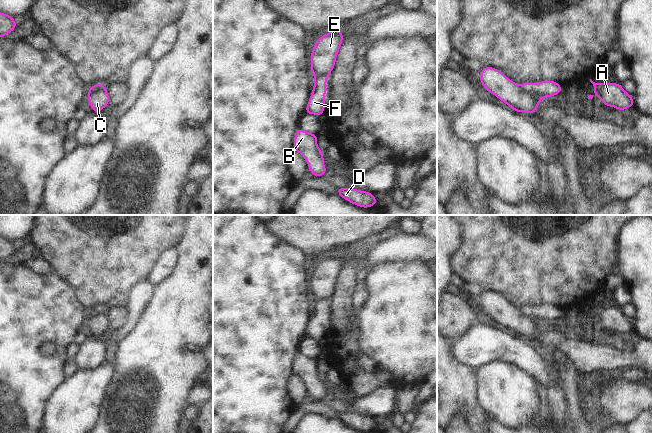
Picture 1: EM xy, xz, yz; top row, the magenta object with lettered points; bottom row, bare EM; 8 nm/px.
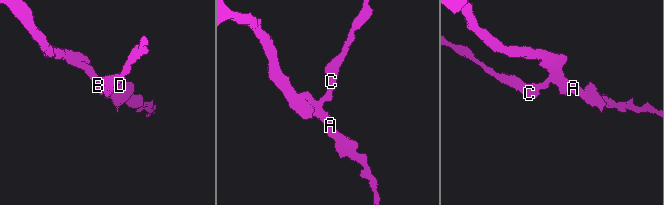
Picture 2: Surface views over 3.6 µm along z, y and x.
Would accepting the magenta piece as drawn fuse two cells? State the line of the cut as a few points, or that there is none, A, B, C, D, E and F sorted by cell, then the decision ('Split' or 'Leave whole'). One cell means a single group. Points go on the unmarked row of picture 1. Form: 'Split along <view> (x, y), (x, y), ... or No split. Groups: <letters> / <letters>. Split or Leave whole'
Split along yz (519, 309), (523, 314), (540, 322). Groups: A B D F / C E. Split.

